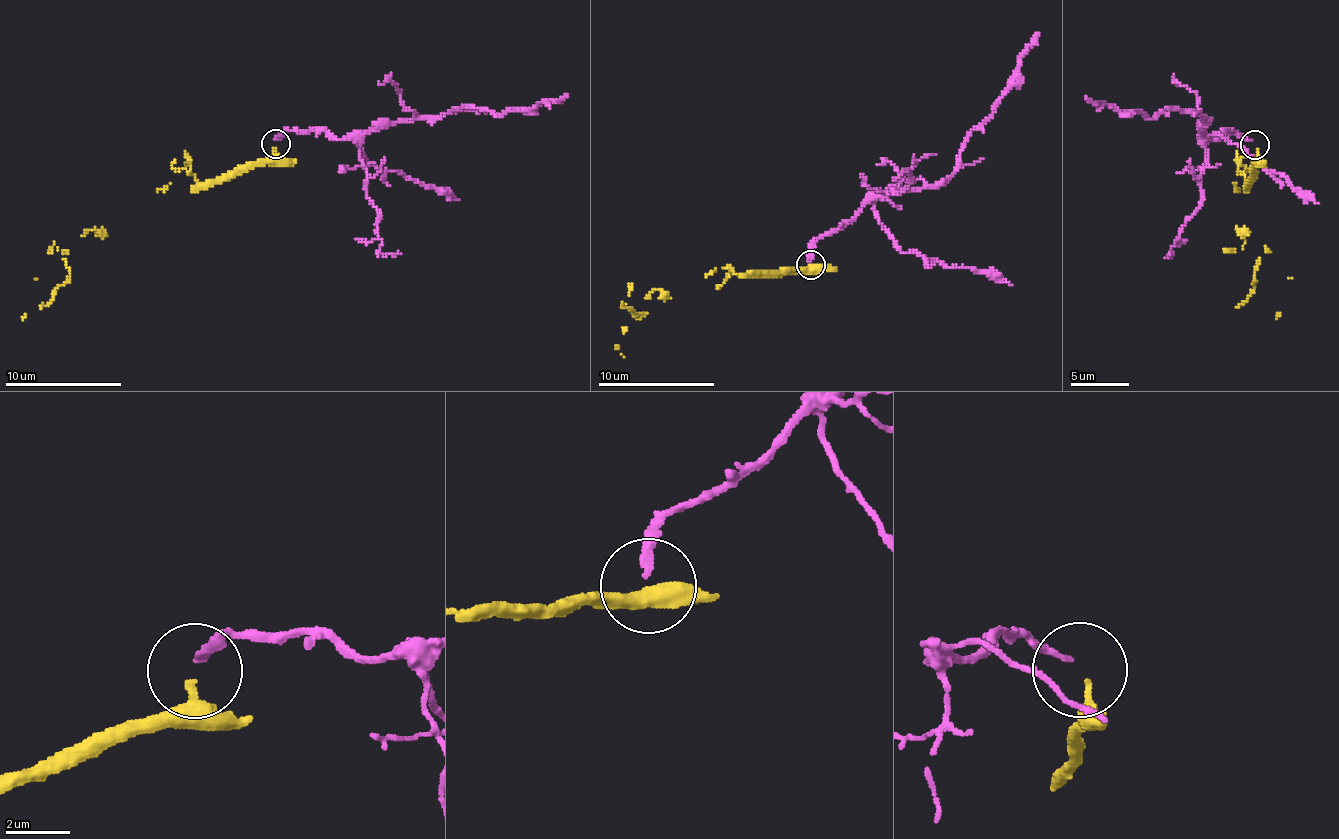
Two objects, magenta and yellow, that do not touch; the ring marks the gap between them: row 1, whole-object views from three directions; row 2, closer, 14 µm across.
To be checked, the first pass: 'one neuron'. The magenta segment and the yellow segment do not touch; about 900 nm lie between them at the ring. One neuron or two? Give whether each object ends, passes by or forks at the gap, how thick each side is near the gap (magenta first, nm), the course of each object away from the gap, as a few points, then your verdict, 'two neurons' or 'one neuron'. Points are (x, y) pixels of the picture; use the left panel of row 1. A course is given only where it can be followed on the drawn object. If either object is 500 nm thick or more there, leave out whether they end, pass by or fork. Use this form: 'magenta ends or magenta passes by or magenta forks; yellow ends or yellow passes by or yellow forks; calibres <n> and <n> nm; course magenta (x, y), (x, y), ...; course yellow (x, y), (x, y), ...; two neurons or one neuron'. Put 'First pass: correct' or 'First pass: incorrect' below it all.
magenta ends; yellow ends; calibres 200 and 300 nm; course magenta (277, 139), (294, 131), (312, 131), (353, 140), (431, 119), (452, 108), (484, 108), (500, 117), (567, 94); course yellow (275, 148), (264, 159), (203, 183), (183, 168), (105, 230), (88, 230), (65, 259), (69, 276), (22, 320); one neuron
First pass: correct

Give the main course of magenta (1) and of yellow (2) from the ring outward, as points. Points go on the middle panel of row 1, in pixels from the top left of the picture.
1: (810, 261), (820, 238), (837, 232), (888, 191), (942, 185), (957, 164), (965, 138), (997, 100), (1039, 33)
2: (812, 267), (726, 277), (713, 271), (666, 295), (658, 289), (639, 319), (646, 313), (621, 307), (616, 345)

